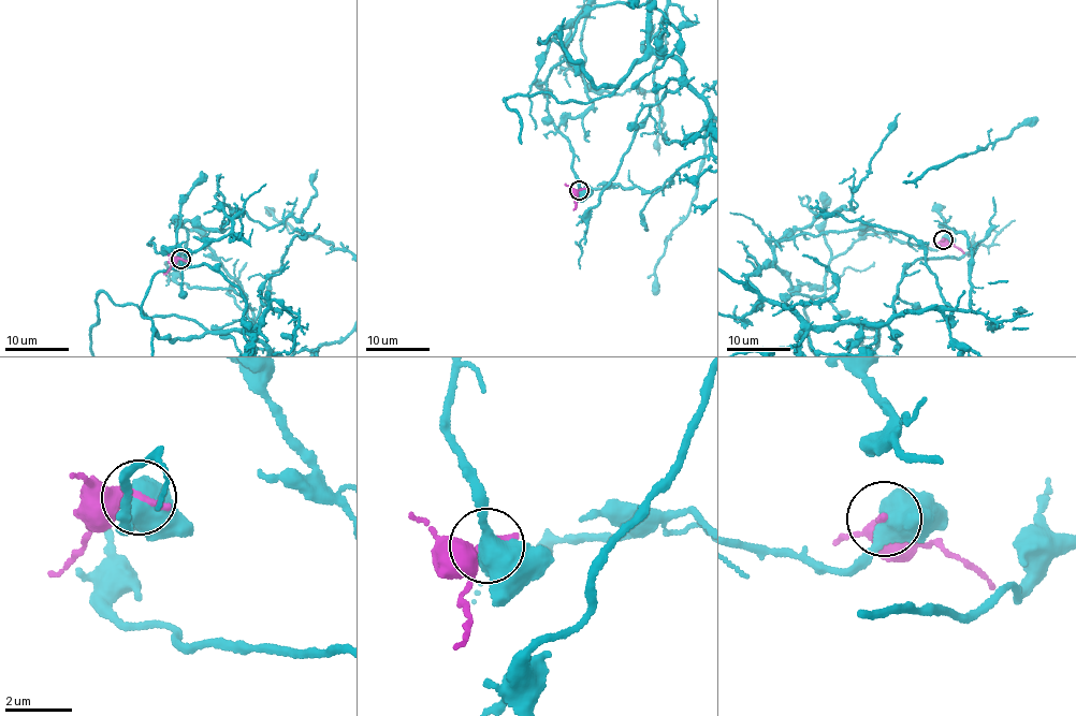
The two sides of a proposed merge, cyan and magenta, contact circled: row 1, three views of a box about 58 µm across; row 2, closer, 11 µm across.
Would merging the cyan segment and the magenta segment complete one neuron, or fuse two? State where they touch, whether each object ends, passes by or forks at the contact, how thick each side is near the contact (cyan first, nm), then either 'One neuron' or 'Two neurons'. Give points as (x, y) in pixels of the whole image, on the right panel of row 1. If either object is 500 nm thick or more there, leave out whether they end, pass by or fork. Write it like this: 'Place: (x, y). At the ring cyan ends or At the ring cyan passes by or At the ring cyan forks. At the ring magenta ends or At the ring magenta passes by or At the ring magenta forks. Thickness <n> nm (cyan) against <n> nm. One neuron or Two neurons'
Place: (943, 239). Thickness 550 nm (cyan) against 420 nm. Two neurons

